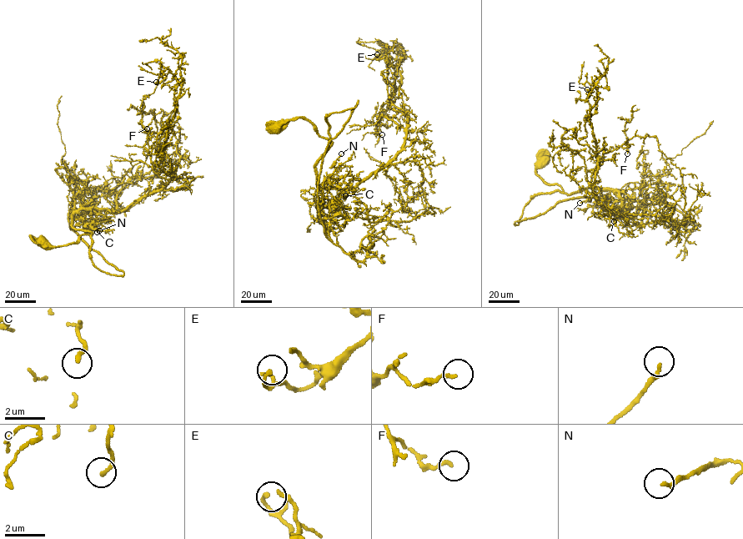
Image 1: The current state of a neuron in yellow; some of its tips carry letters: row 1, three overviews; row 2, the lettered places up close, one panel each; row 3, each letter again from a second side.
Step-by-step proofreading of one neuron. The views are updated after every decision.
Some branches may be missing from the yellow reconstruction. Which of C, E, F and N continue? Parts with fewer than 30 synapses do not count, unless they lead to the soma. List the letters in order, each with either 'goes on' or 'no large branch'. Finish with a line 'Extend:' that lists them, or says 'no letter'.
C: no large branch
E: no large branch
F: no large branch
N: no large branch
Extend: no letter

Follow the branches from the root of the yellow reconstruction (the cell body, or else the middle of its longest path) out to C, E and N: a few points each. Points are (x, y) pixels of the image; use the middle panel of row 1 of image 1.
C: (277, 128), (304, 118), (326, 138), (331, 146), (315, 165), (317, 183), (331, 194), (333, 205), (345, 195)
E: (277, 128), (304, 118), (329, 142), (321, 188), (383, 168), (407, 123), (387, 101), (403, 57), (377, 54)
N: (277, 128), (304, 118), (329, 142), (331, 147), (315, 165), (318, 184), (332, 175), (341, 153)

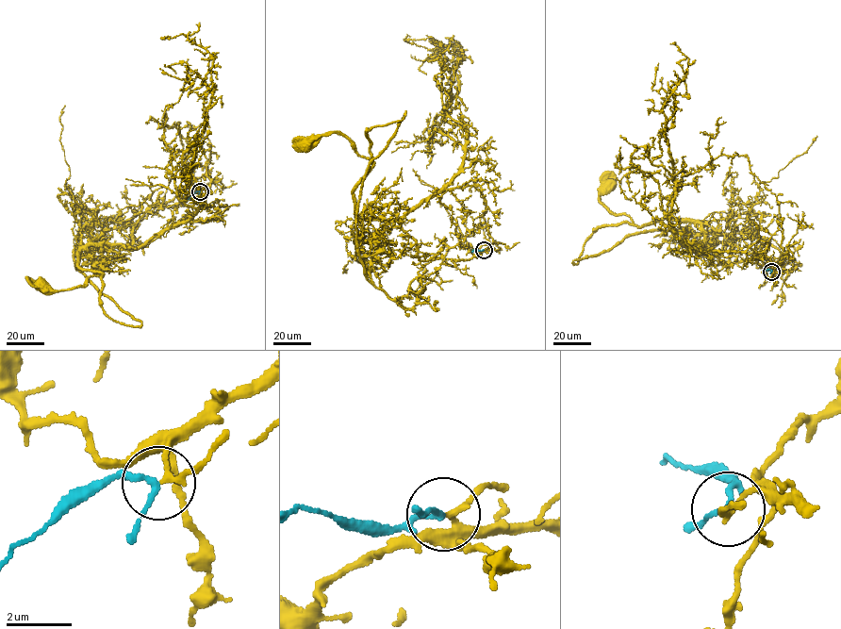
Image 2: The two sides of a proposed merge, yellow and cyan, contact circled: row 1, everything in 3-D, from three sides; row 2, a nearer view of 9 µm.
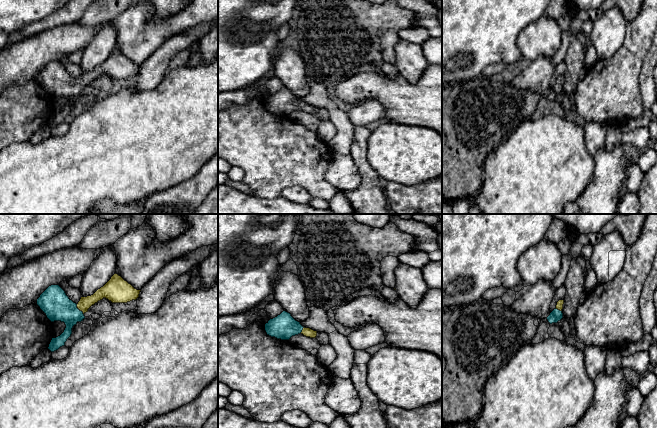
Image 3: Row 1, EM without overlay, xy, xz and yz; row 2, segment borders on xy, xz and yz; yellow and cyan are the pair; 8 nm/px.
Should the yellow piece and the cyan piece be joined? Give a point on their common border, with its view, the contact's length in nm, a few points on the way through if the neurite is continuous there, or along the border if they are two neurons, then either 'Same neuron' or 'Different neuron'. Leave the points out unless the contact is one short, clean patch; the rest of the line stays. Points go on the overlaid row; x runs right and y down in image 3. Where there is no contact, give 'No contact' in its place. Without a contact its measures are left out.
Touches yellow at xy (79, 309). Shared border 110 nm. Path across: xy (85, 303), (79, 309), (62, 309), (54, 302). Same neuron

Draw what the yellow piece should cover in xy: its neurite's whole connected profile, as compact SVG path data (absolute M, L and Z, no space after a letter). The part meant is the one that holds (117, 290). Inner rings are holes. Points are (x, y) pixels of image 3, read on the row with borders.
M116 273L93 295L81 297L77 304L69 299L59 285L49 286L37 299L37 305L51 322L64 322L66 328L60 336L52 338L48 349L54 352L64 346L72 334L73 326L83 321L84 314L98 301L106 298L112 303L127 303L136 300L140 291Z

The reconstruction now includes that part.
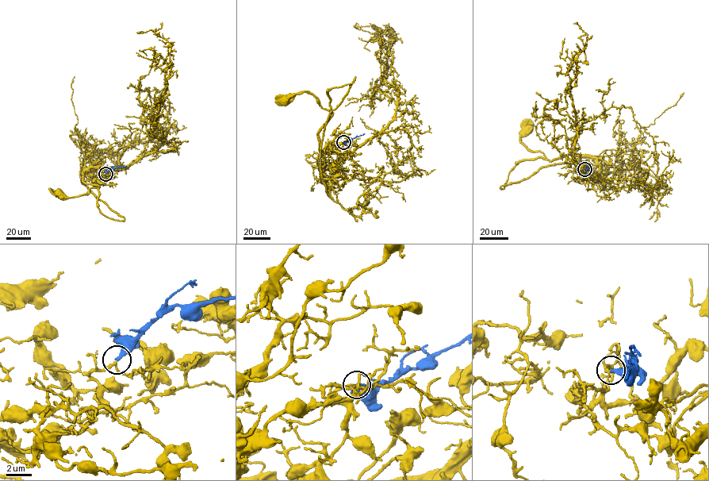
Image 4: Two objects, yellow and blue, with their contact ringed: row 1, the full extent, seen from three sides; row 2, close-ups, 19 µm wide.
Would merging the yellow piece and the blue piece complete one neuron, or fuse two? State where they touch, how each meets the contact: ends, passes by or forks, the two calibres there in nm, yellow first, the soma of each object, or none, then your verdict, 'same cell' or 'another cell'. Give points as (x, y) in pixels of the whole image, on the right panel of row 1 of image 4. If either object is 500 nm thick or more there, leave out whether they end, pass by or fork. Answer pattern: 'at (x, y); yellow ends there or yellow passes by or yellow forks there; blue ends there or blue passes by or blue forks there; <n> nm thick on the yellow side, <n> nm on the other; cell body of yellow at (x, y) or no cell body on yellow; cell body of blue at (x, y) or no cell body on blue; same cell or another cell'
at (584, 169); yellow passes by; blue ends there; 160 nm thick on the yellow side, 280 nm on the other; cell body of yellow at (526, 128); no cell body on blue; same cell

